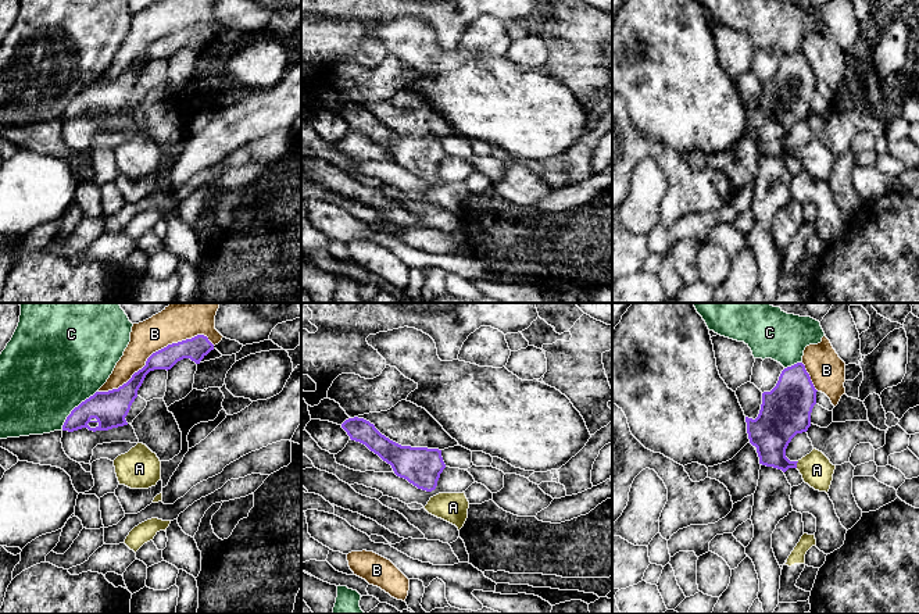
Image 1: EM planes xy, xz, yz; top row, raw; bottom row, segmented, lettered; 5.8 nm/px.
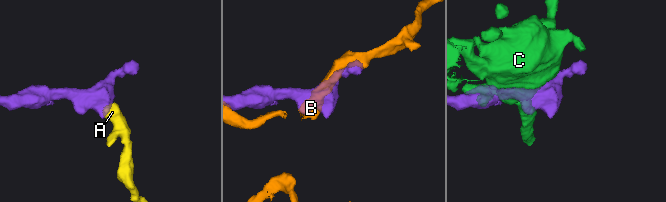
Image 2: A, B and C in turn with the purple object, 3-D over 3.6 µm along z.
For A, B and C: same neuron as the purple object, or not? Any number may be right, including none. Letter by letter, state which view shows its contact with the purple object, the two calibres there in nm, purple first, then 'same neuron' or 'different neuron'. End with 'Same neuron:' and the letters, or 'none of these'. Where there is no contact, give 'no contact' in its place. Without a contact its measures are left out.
A: contact in yz; calibres 240 and 190 nm; same neuron
B: contact in xy; calibres 130 and 220 nm; different neuron
C: contact in xy; calibres 200 and 500 nm; different neuron
Same neuron: A

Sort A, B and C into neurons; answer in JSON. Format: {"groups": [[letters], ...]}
{"groups": [["A"], ["B"], ["C"]]}

